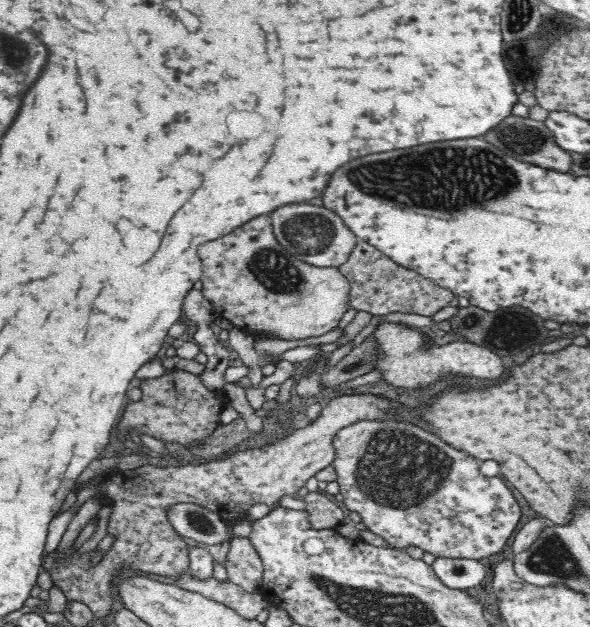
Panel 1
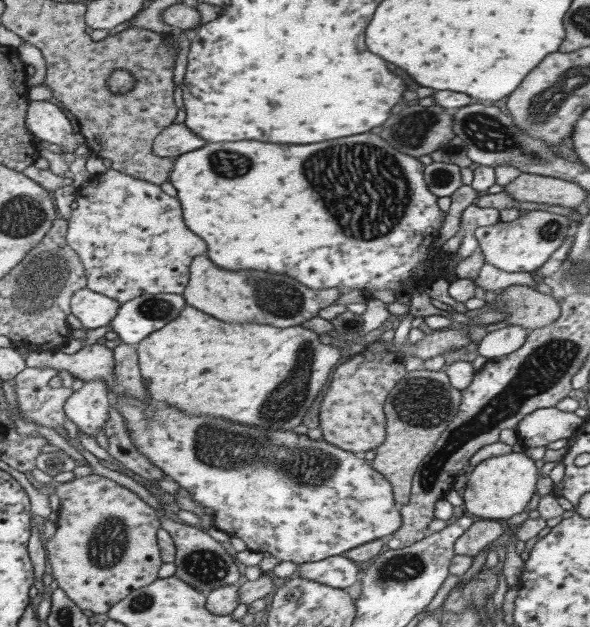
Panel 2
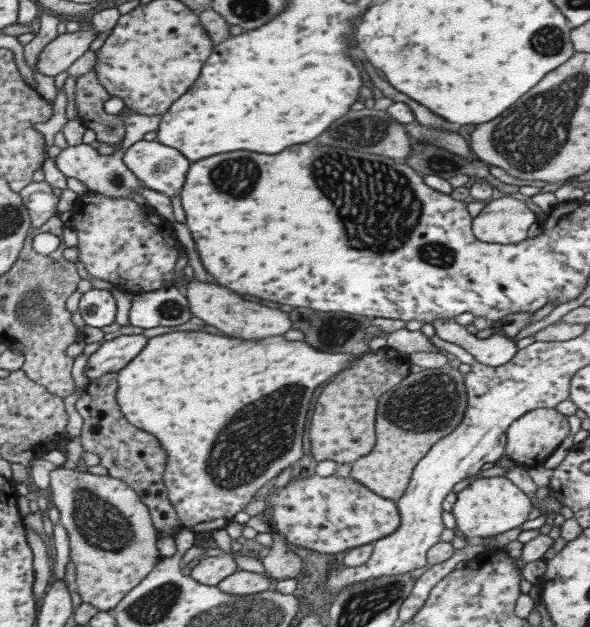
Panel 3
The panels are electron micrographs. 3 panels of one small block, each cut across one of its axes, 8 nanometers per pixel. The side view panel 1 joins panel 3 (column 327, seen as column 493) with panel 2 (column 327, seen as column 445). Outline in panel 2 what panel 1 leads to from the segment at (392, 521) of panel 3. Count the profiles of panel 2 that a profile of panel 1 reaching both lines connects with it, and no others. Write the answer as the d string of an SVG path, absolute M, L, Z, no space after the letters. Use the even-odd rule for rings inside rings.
M119 395L115 408L123 416L127 434L141 455L186 490L193 501L203 508L211 508L213 527L239 538L247 550L269 552L278 561L301 564L341 555L399 529L400 514L395 508L391 486L362 455L341 450L323 439L309 440L305 434L297 436L291 430L267 430L213 416L189 418L185 411L151 398L143 403L141 399Z

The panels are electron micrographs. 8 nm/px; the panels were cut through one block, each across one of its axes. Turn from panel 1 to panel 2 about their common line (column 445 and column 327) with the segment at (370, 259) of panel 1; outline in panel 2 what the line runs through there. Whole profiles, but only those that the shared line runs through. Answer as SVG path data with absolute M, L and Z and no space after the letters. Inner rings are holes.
M195 256L188 268L188 282L183 289L185 305L192 306L217 320L226 323L268 324L277 328L295 326L315 318L317 312L333 304L339 298L339 286L328 289L311 289L297 280L281 274L269 274L259 270L227 272L215 268L215 264L203 256Z

